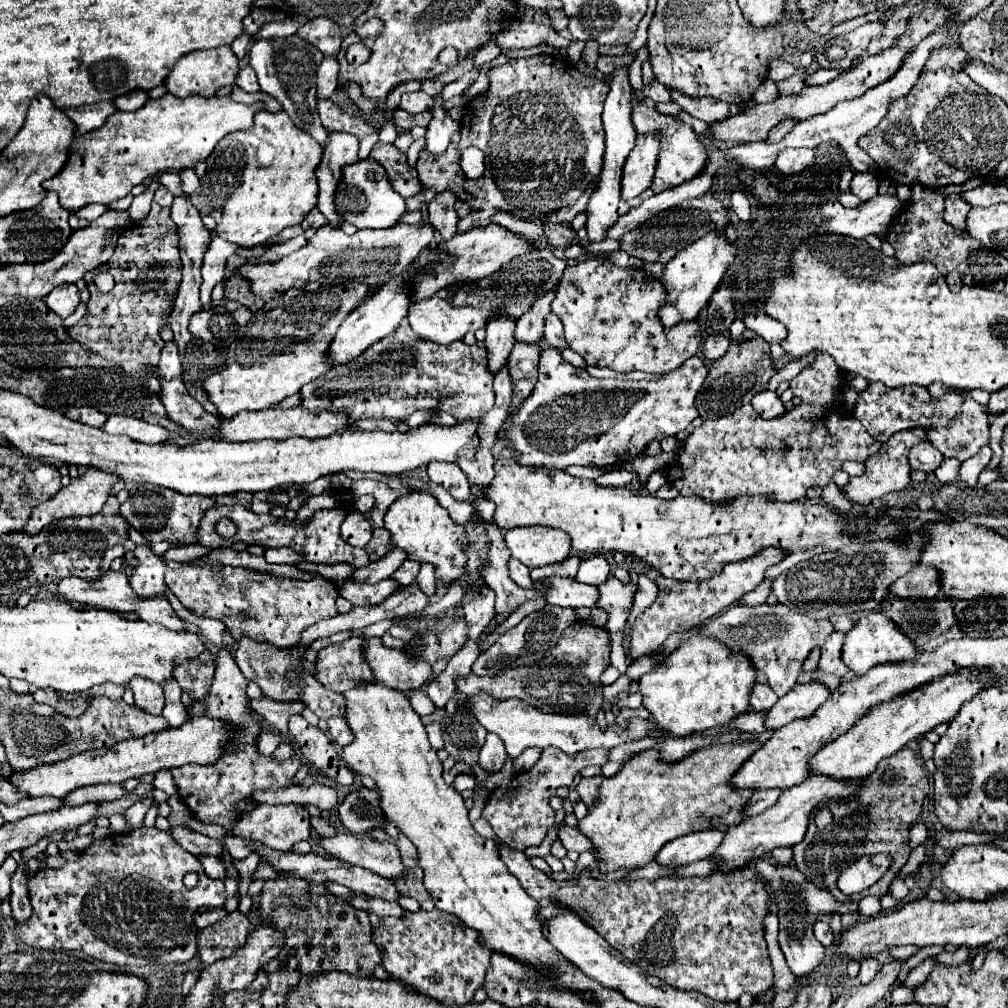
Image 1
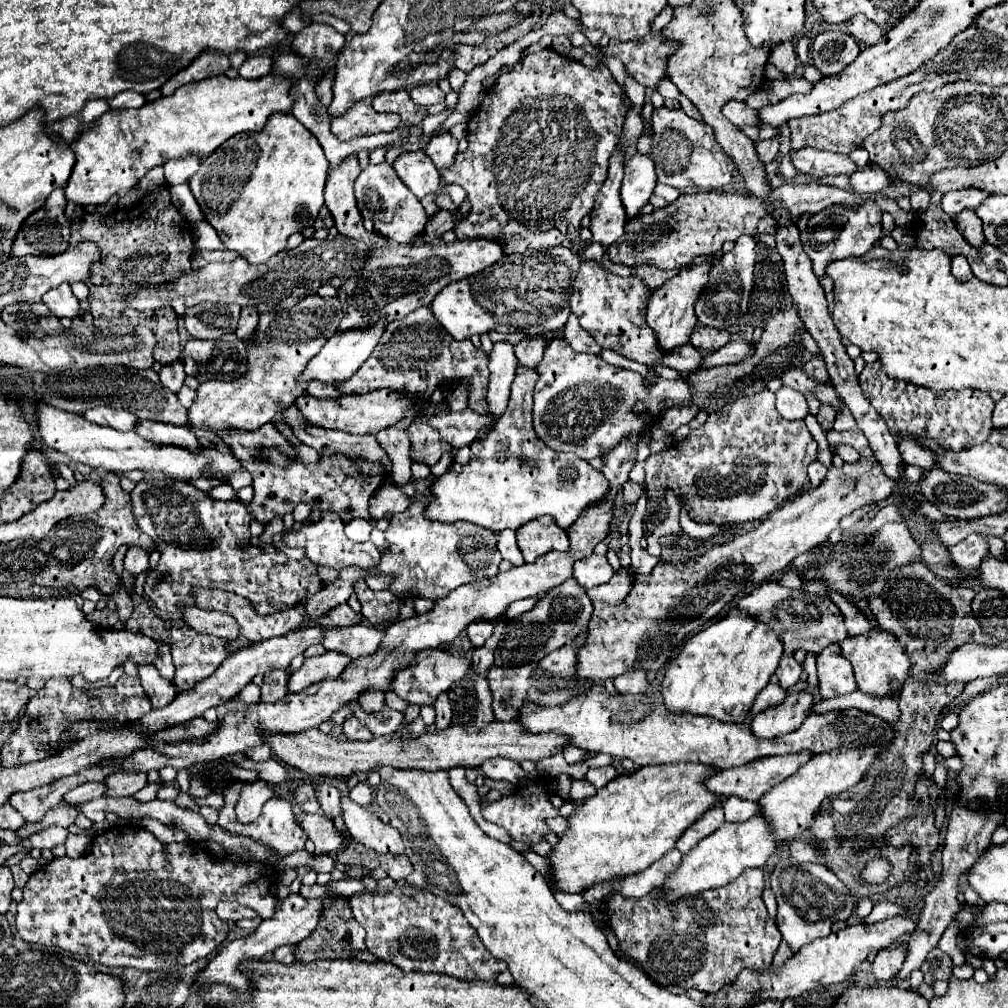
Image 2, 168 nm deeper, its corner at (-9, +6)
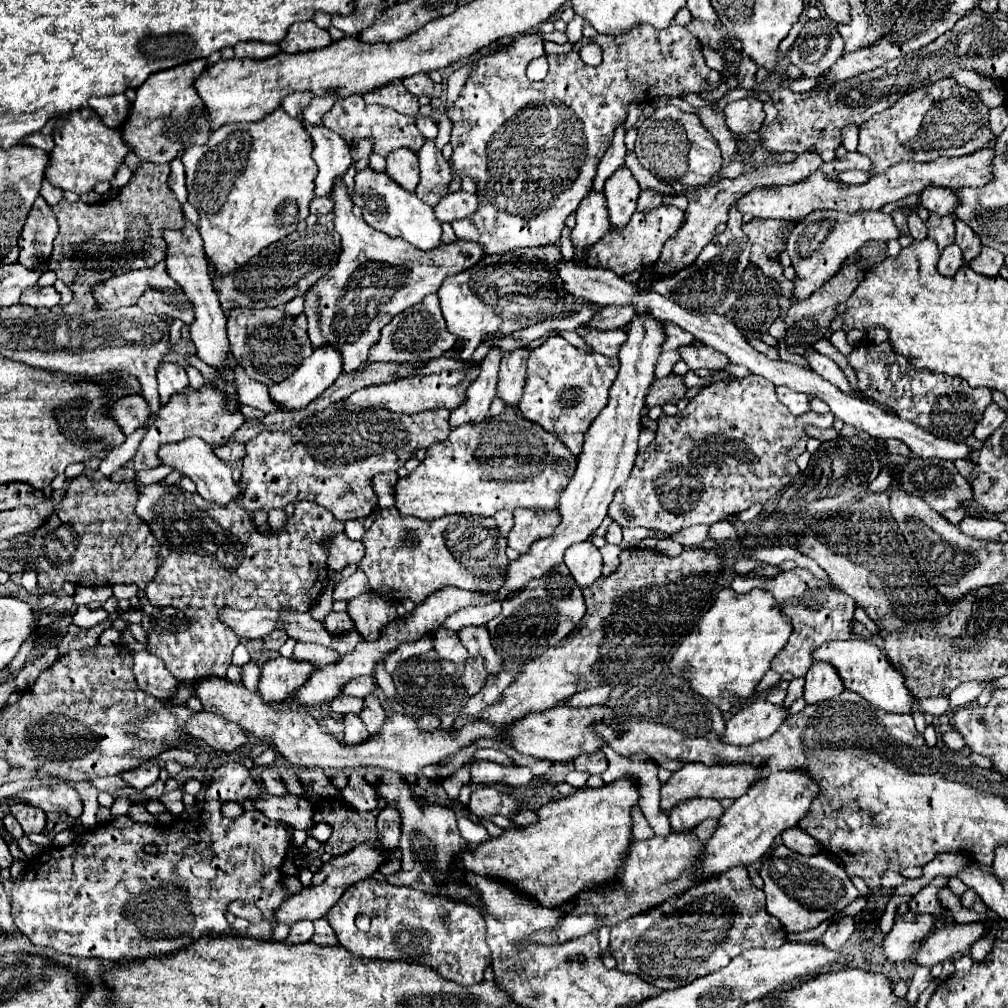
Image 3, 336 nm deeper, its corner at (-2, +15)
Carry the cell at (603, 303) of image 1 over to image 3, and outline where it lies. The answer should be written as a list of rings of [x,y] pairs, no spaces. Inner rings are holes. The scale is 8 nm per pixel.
[[[688,344],[688,346],[680,346],[678,348],[680,358],[688,364],[690,370],[698,370],[698,368],[712,368],[712,370],[720,370],[728,364],[726,356],[704,346],[704,344]]]

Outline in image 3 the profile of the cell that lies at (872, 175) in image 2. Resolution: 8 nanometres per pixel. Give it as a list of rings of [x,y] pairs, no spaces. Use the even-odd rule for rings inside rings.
[[[848,170],[848,172],[840,172],[838,178],[844,182],[844,184],[864,184],[868,182],[872,174],[870,172],[860,172],[860,170]]]

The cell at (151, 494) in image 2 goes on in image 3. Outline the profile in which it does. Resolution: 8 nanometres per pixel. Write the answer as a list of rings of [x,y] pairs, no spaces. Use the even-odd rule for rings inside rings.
[[[124,468],[122,482],[134,482],[138,486],[140,496],[136,502],[136,514],[142,516],[142,520],[152,528],[152,534],[160,544],[160,568],[152,582],[146,586],[146,598],[158,608],[168,608],[168,614],[160,616],[160,630],[148,630],[148,650],[164,660],[168,672],[176,680],[190,682],[194,678],[204,678],[206,674],[220,678],[226,676],[228,666],[232,664],[232,652],[240,640],[232,630],[228,630],[228,626],[224,626],[216,618],[222,606],[230,606],[236,610],[294,608],[298,612],[306,612],[316,604],[316,598],[328,586],[328,564],[322,542],[342,532],[344,522],[336,520],[326,508],[320,508],[320,504],[302,500],[300,504],[296,504],[296,510],[288,518],[284,530],[274,530],[270,536],[262,536],[256,532],[256,526],[252,524],[248,512],[236,502],[220,506],[196,496],[186,500],[182,490],[168,490],[166,496],[174,496],[174,500],[172,504],[166,504],[164,498],[158,500],[158,496],[152,496],[144,484],[138,484],[134,476],[134,470]]]

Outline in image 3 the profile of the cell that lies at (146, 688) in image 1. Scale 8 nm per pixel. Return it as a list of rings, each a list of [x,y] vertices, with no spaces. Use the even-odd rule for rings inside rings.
[[[136,652],[132,670],[138,686],[158,700],[170,698],[178,686],[178,680],[164,668],[164,662],[158,656],[152,656],[152,652]]]

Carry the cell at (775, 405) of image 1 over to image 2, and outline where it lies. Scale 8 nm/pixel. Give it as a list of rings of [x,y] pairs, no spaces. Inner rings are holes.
[[[781,387],[777,393],[777,411],[781,413],[783,419],[795,421],[795,419],[805,419],[809,413],[809,405],[803,393],[795,393],[793,389]]]

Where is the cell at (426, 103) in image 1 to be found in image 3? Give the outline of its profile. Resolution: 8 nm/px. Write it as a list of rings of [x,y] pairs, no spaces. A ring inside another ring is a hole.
[[[414,74],[414,76],[408,76],[402,80],[406,90],[412,92],[414,96],[428,96],[428,98],[434,98],[434,96],[440,96],[442,92],[442,86],[432,82],[428,74]]]

